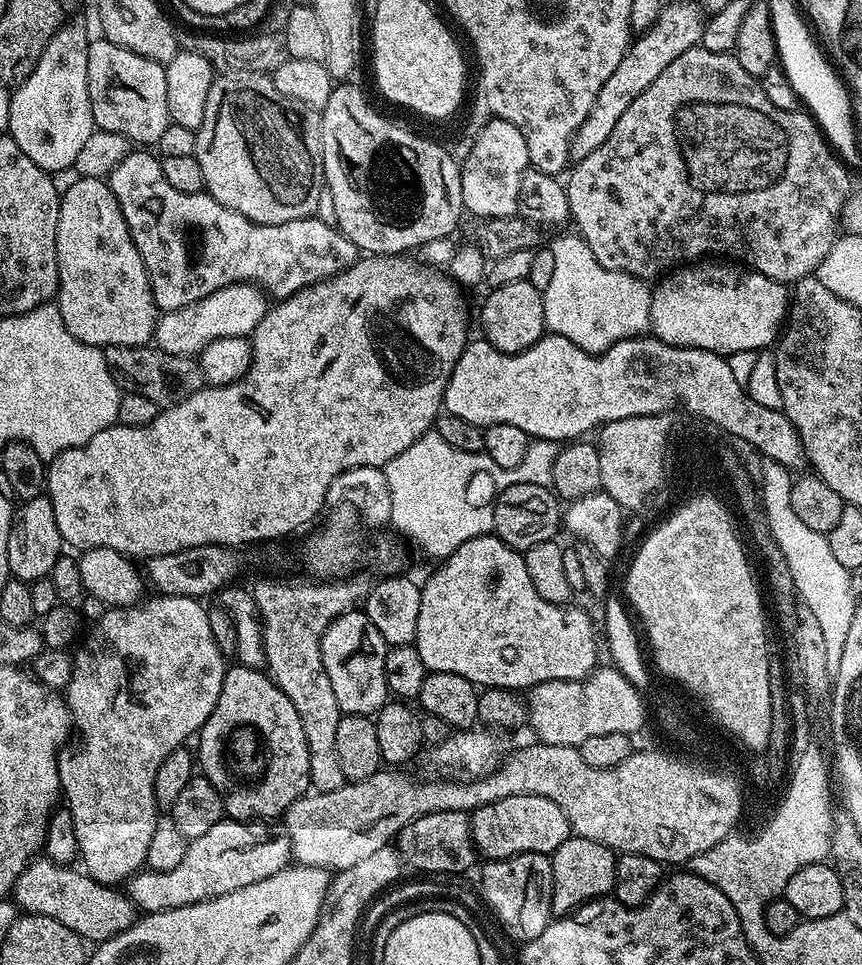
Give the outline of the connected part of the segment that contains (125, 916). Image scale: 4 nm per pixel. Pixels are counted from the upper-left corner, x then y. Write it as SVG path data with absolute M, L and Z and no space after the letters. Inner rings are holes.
M47 858L33 860L16 880L14 903L17 909L24 914L54 918L88 942L109 940L136 923L138 909L123 891L91 880L83 871L76 870Z

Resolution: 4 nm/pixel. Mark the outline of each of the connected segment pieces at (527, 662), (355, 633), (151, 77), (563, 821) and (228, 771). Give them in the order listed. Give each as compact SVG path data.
M495 534L476 536L470 542L458 546L458 550L454 550L454 554L450 554L441 564L444 565L428 581L423 581L420 589L422 610L418 610L418 630L414 641L414 647L418 650L418 654L422 654L422 662L428 667L429 672L459 674L459 676L466 678L471 684L475 684L481 689L511 688L513 690L527 690L542 682L583 680L585 676L596 671L598 667L598 661L596 661L597 626L595 628L592 625L591 618L580 608L564 607L554 602L546 602L546 598L542 598L542 594L538 594L538 590L534 590L534 582L530 582L530 574L526 574L524 557L517 549L511 548L508 544L503 544Z
M363 610L344 612L341 616L335 616L330 626L326 626L320 636L322 666L326 666L326 675L330 677L330 686L334 686L334 698L338 698L341 713L350 716L372 716L380 711L383 704L389 703L390 693L386 686L386 654L389 647Z
M103 38L93 39L88 45L86 62L93 125L99 130L127 136L140 146L155 145L170 123L164 70L165 65L142 58L134 50L114 46L114 42Z
M511 796L498 802L490 802L470 813L472 821L472 843L477 853L485 861L501 860L507 856L517 856L520 852L543 852L551 854L566 842L570 835L570 825L566 814L541 796Z
M243 666L229 667L224 674L222 682L222 690L218 694L218 702L214 706L214 710L210 714L210 718L204 723L203 728L198 733L198 741L200 740L200 756L198 752L198 768L203 775L207 776L208 781L214 786L214 790L218 790L220 797L224 799L225 813L231 819L237 822L243 820L268 820L271 816L276 818L283 817L284 811L290 807L294 801L301 800L309 791L308 771L310 770L310 750L306 742L306 730L302 730L302 718L298 718L298 710L294 710L294 702L290 702L290 698L286 698L286 694L271 676L265 674L259 668L246 668Z

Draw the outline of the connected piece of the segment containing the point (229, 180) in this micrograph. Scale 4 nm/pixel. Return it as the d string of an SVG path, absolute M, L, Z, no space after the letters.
M229 71L227 74L217 75L210 86L210 98L206 98L206 114L202 114L202 126L196 129L195 157L198 166L202 166L204 191L218 202L222 202L222 206L226 206L259 224L281 224L282 222L301 220L307 216L315 216L319 191L326 186L324 183L324 163L322 162L318 139L319 126L319 115L314 114L311 108L296 104L294 98L286 98L286 94L281 94L274 87L271 75L262 72L240 71Z

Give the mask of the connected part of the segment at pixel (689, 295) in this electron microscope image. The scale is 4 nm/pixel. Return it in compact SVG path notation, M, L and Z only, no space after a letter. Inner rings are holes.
M708 262L685 263L669 271L659 281L661 284L652 288L651 335L679 348L701 348L721 354L767 349L786 319L789 289L766 278L766 274L732 262L704 263Z

